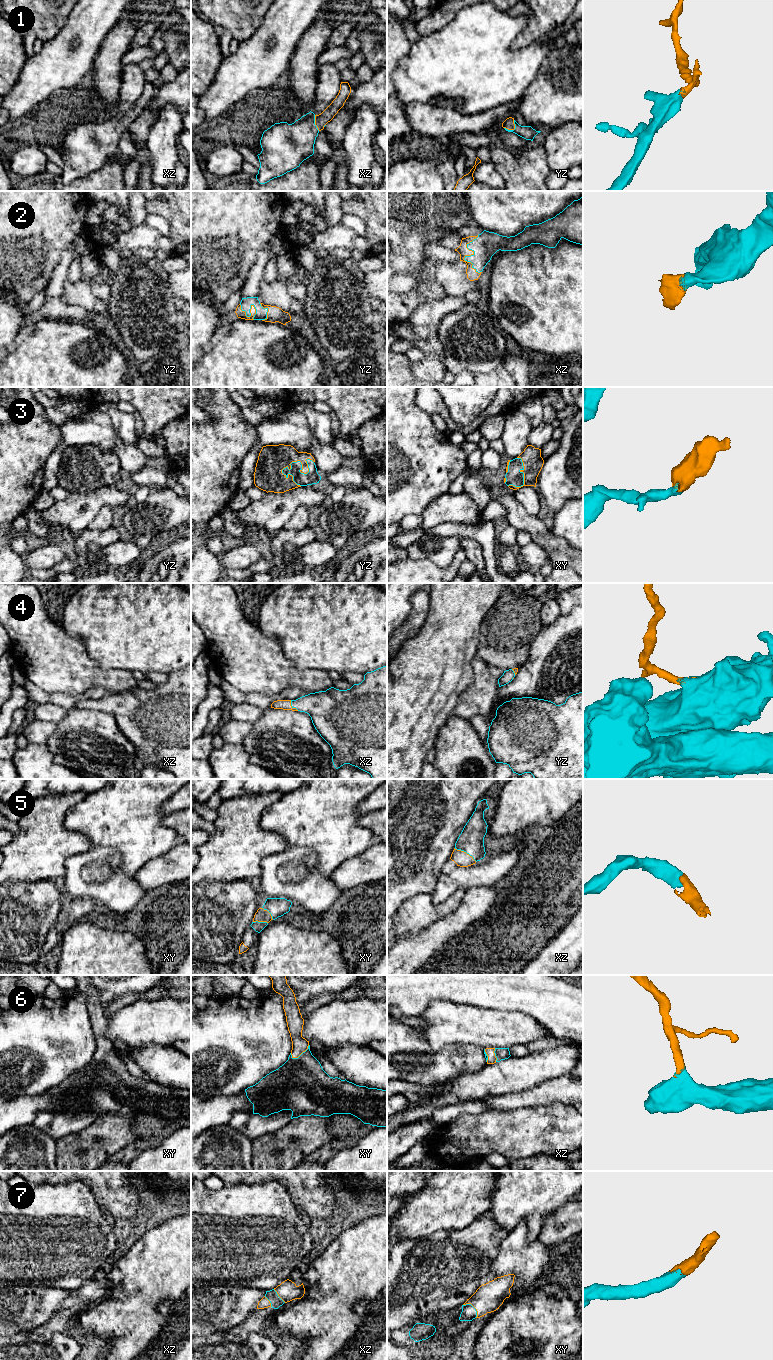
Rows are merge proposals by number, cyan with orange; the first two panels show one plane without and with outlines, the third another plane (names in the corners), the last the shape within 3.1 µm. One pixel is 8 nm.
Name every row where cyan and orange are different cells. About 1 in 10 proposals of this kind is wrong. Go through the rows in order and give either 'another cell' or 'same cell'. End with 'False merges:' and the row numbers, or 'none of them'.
1: same cell
2: same cell
3: same cell
4: same cell
5: same cell
6: same cell
7: same cell
False merges: none of them

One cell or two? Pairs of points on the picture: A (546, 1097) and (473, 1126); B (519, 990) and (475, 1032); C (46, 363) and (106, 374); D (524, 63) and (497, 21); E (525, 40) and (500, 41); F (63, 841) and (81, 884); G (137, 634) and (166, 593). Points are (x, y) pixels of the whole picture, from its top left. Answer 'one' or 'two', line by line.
A: two
B: two
C: one
D: one
E: two
F: two
G: one

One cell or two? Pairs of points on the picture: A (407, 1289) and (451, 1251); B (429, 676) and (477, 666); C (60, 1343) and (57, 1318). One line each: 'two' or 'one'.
A: one
B: two
C: two

